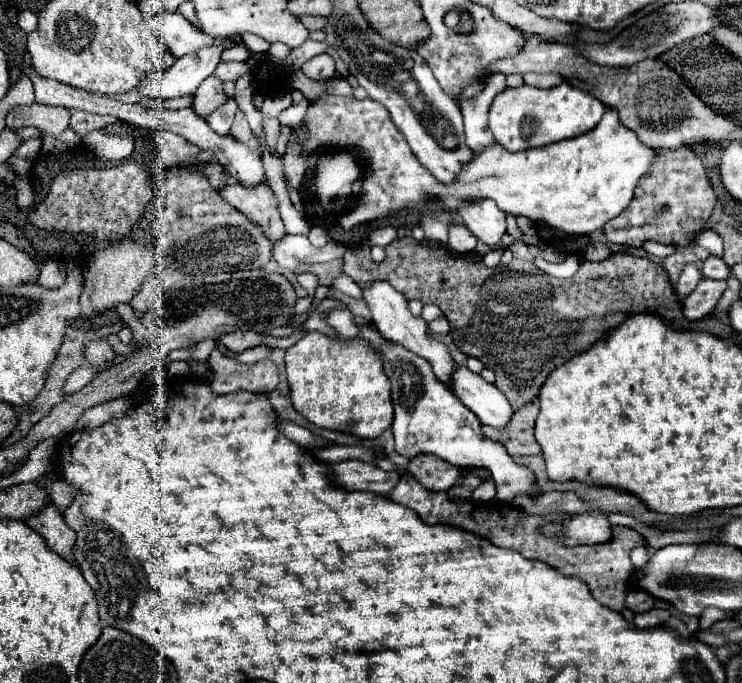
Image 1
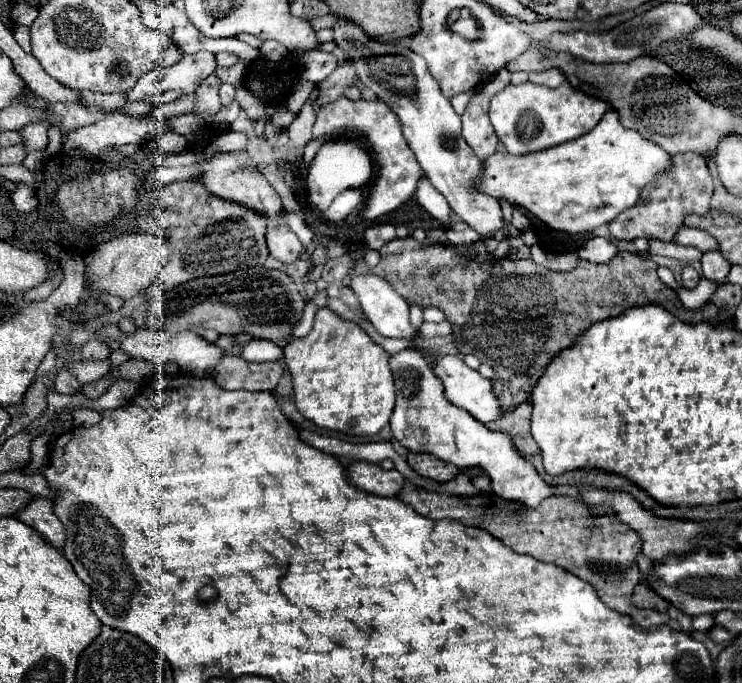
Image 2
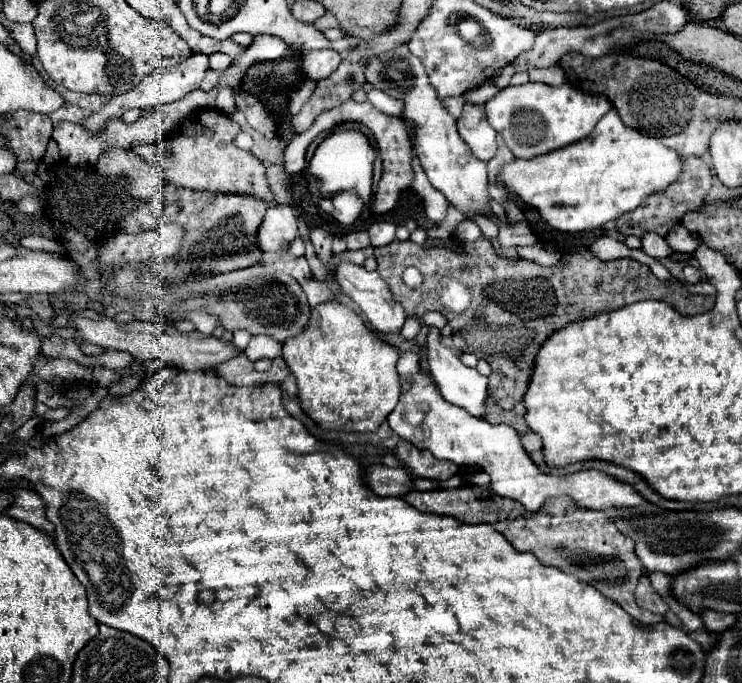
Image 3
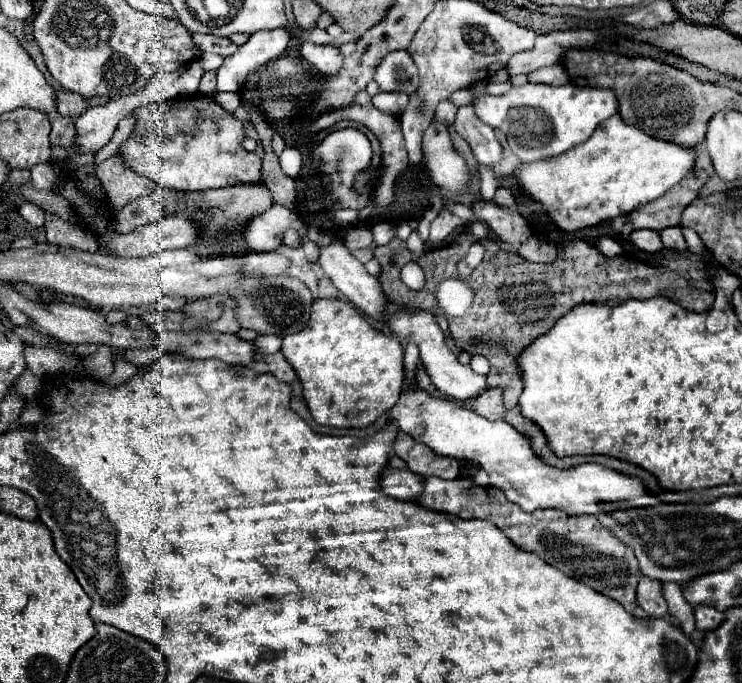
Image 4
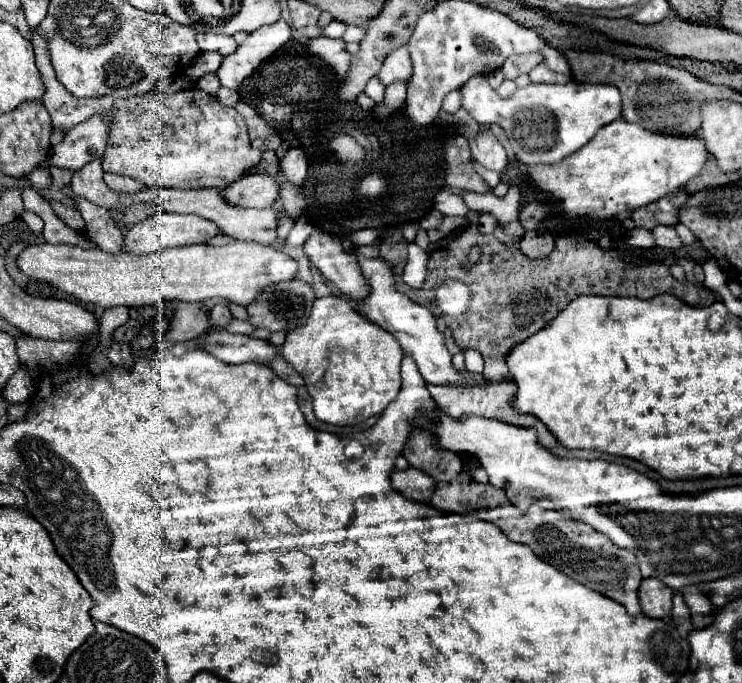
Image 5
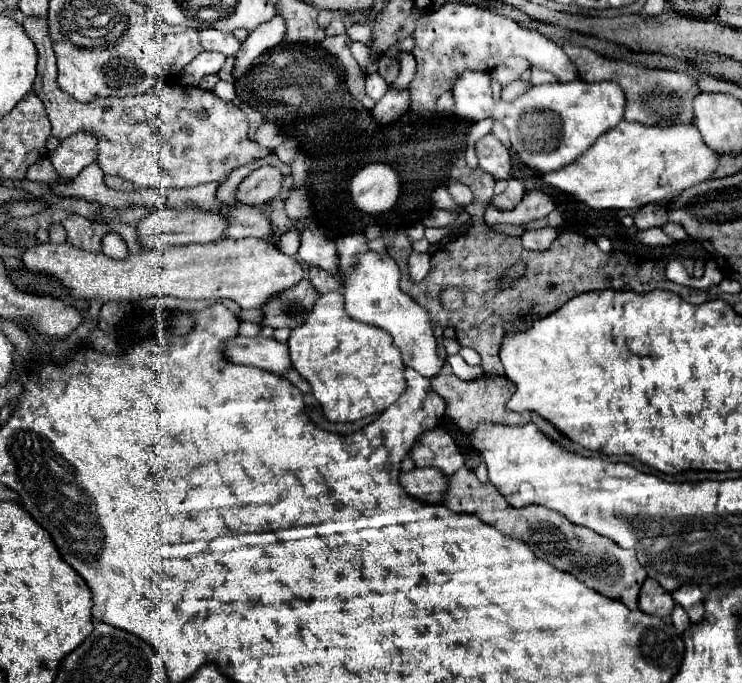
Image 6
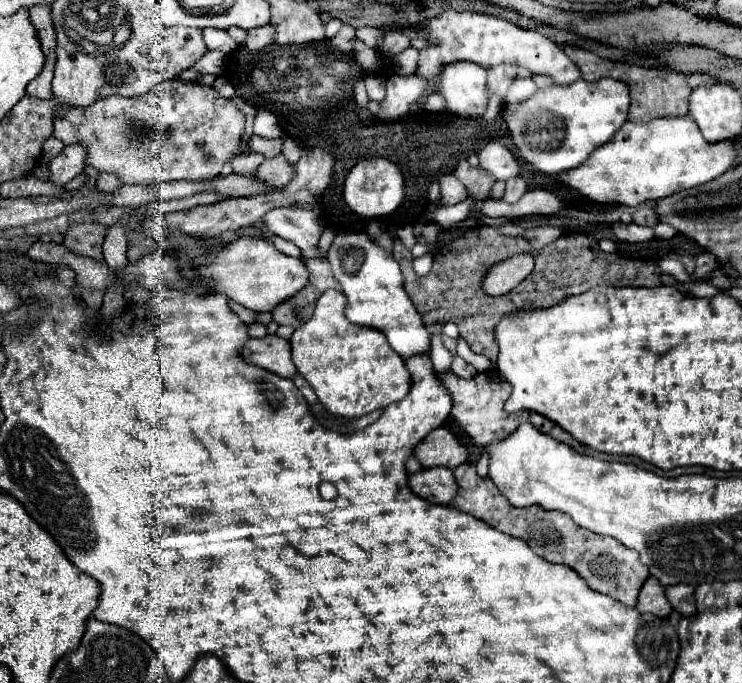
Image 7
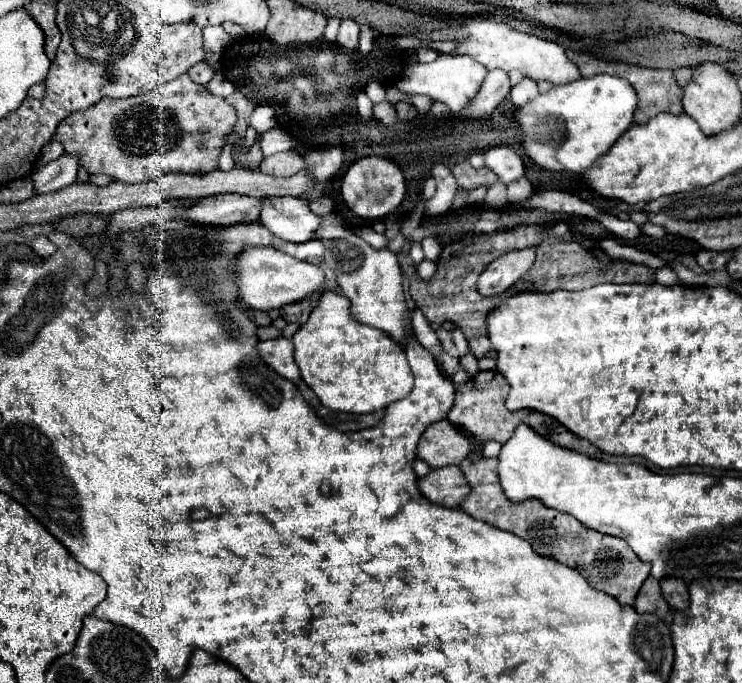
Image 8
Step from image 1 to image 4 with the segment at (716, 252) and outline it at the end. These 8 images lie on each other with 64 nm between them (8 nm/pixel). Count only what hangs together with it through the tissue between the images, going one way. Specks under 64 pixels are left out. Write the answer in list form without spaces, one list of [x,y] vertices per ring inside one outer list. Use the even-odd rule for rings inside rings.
[[[674,226],[674,228],[666,228],[660,232],[660,238],[664,242],[666,248],[672,248],[672,250],[686,250],[686,240],[682,236],[682,228],[680,226]]]

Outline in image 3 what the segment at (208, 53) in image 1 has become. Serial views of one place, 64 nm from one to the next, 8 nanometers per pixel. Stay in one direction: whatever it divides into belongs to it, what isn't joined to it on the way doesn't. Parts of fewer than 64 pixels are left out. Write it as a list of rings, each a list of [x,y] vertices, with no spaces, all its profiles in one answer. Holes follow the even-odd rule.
[[[192,54],[188,60],[184,60],[184,62],[178,64],[178,66],[172,66],[172,68],[168,68],[168,70],[154,70],[152,74],[148,74],[148,76],[140,82],[140,86],[132,88],[130,92],[126,92],[126,94],[122,94],[122,96],[114,96],[102,110],[94,112],[82,126],[86,126],[88,130],[96,132],[96,130],[100,130],[100,128],[104,126],[104,122],[106,122],[108,118],[120,118],[122,112],[128,110],[128,108],[158,108],[158,106],[162,106],[162,104],[170,104],[170,102],[174,102],[174,100],[180,100],[180,98],[184,98],[188,92],[200,88],[200,82],[204,80],[204,74],[206,74],[208,70],[210,70],[210,62],[208,62],[208,56],[206,56],[206,54]]]

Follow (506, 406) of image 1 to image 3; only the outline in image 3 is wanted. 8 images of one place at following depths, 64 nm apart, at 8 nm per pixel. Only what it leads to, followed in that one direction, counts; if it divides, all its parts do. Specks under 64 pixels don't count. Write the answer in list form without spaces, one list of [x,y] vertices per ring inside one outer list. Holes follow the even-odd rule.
[[[430,328],[430,334],[428,334],[428,340],[426,340],[426,346],[428,346],[428,364],[430,364],[430,372],[432,372],[432,378],[436,380],[442,396],[446,402],[454,404],[454,406],[460,406],[464,410],[468,410],[472,416],[478,416],[478,418],[486,418],[486,402],[490,398],[488,394],[488,378],[478,374],[476,368],[468,368],[460,362],[460,358],[454,354],[452,348],[446,348],[442,342],[440,342],[440,330],[438,328]]]

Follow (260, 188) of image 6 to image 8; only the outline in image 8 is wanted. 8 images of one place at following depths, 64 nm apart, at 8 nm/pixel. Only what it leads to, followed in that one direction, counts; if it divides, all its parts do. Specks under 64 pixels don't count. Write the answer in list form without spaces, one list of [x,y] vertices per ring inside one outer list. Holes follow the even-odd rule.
[[[280,152],[280,154],[268,156],[260,162],[260,172],[276,176],[276,178],[294,176],[302,168],[304,168],[304,158],[296,152]]]

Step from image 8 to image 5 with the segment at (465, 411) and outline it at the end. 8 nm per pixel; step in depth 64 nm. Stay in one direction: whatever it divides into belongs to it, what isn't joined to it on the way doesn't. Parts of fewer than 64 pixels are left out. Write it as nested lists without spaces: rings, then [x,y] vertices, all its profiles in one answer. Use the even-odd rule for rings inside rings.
[[[486,382],[482,386],[474,386],[474,388],[450,388],[450,386],[432,386],[432,384],[426,384],[430,396],[434,398],[434,402],[444,410],[448,412],[450,416],[458,418],[462,414],[478,414],[478,416],[484,416],[484,418],[494,418],[494,420],[500,420],[500,422],[508,422],[508,424],[514,424],[514,426],[520,426],[520,428],[534,428],[538,432],[538,442],[552,450],[554,454],[562,454],[562,446],[556,442],[556,438],[550,434],[550,430],[534,416],[524,416],[524,414],[518,414],[518,410],[514,408],[504,408],[504,404],[508,404],[508,394],[514,394],[514,384],[502,384],[502,382]]]

